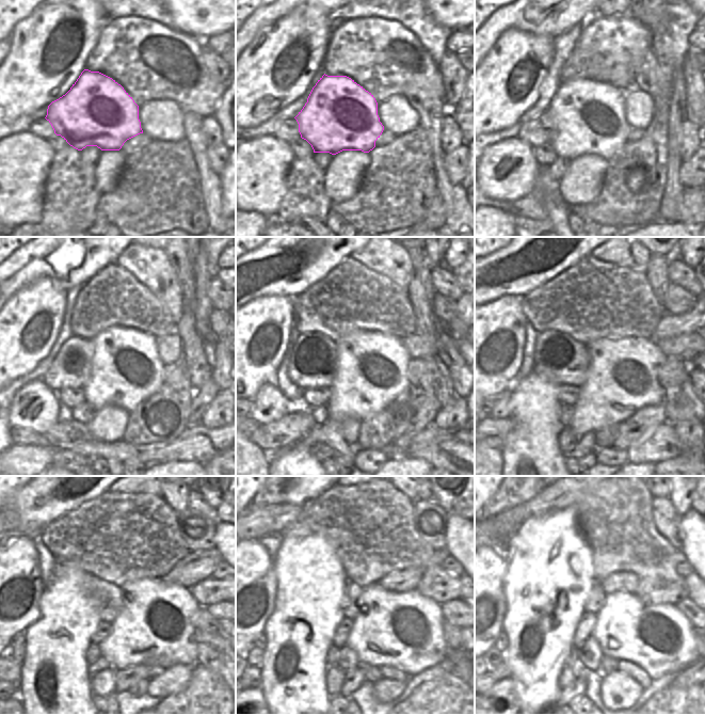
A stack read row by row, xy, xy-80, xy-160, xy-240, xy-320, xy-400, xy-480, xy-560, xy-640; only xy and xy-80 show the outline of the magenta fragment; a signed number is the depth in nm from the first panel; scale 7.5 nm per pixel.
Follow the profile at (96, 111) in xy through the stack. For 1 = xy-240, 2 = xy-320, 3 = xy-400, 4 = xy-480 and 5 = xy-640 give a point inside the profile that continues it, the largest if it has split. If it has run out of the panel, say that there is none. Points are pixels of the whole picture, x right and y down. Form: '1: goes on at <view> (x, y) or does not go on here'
1: goes on at xy-240 (126, 368)
2: goes on at xy-320 (371, 371)
3: goes on at xy-400 (622, 376)
4: goes on at xy-480 (154, 626)
5: goes on at xy-640 (660, 639)

